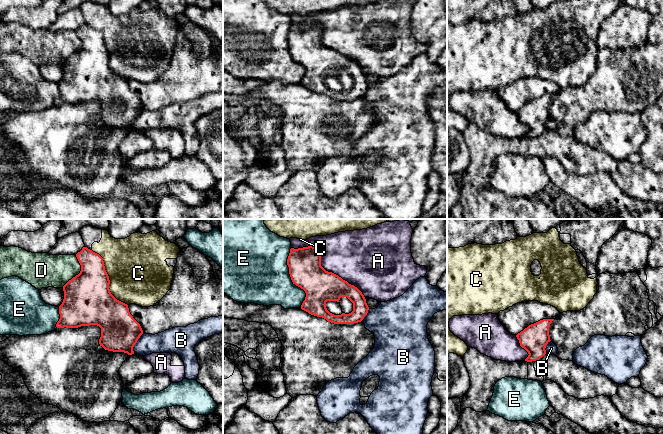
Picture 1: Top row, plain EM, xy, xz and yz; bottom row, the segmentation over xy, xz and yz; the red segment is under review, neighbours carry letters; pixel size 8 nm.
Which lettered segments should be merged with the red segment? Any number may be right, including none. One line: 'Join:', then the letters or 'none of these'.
Join: none of these

